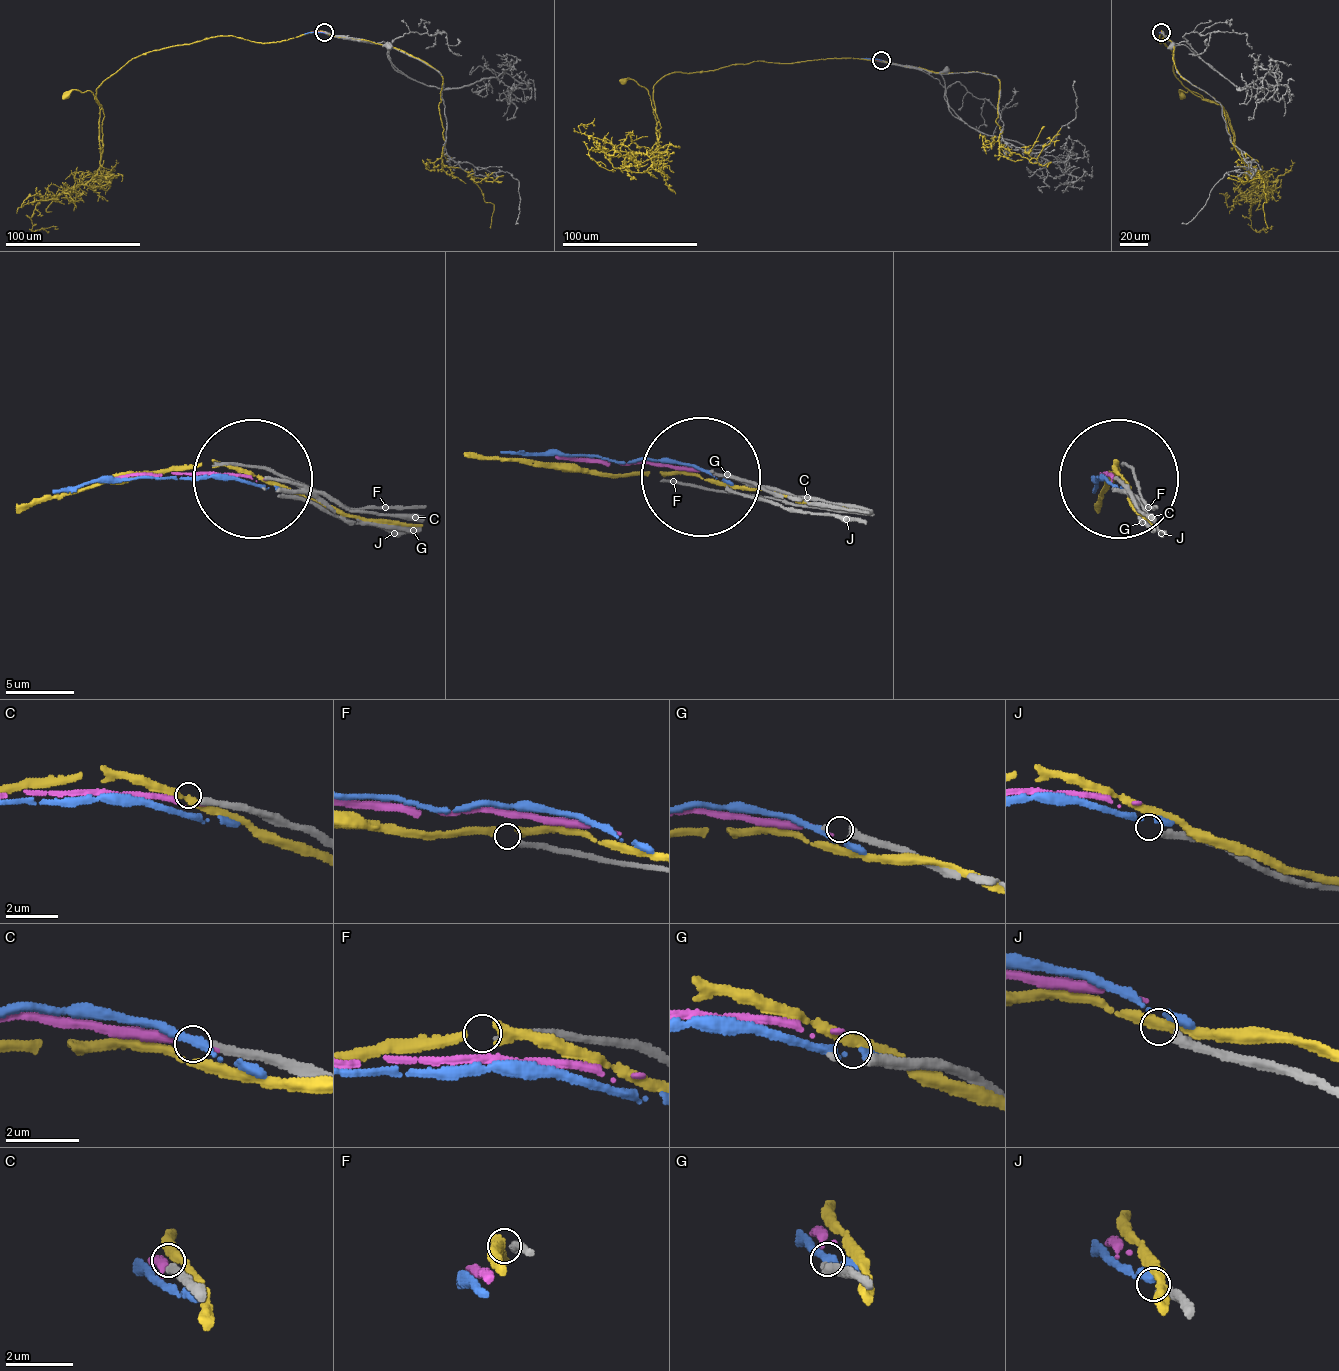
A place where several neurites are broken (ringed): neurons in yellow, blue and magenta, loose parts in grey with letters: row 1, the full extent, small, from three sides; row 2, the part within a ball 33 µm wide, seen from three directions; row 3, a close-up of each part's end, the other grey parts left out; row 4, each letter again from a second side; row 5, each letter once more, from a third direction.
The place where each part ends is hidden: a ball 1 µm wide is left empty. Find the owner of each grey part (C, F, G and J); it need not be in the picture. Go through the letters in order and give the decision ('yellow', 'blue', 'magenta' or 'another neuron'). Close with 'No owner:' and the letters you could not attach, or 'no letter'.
C: another neuron
F: another neuron
G: another neuron
J: another neuron
No owner: C, F, G, J

